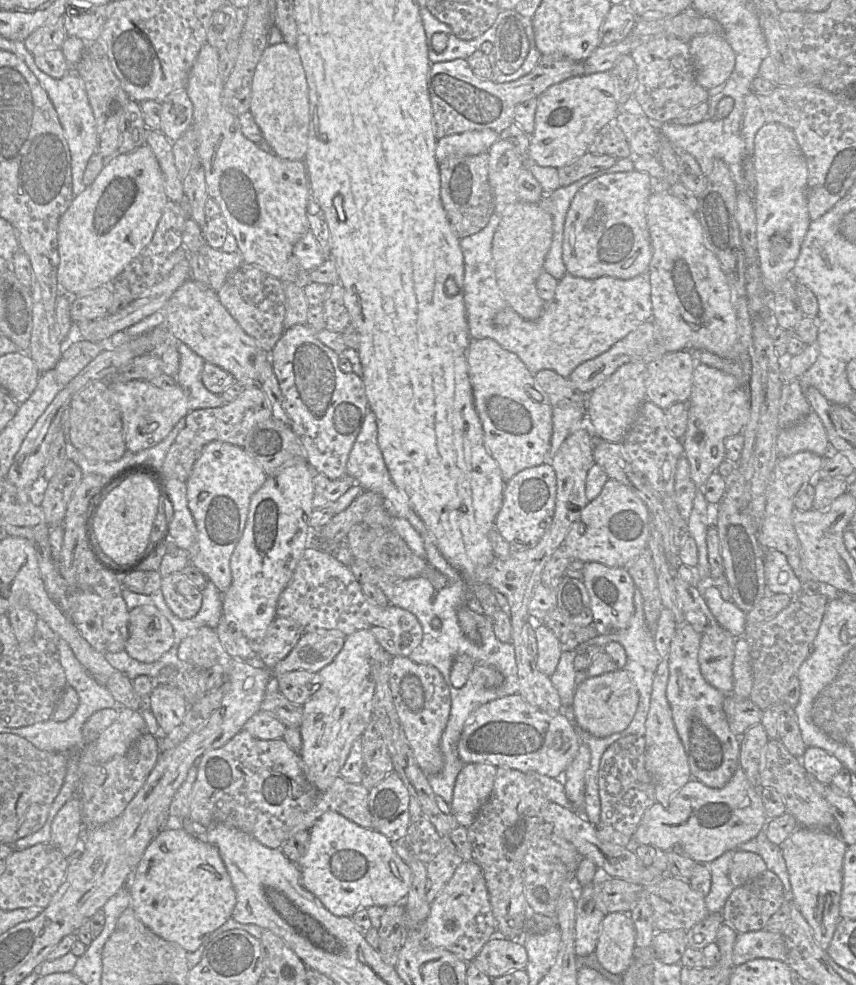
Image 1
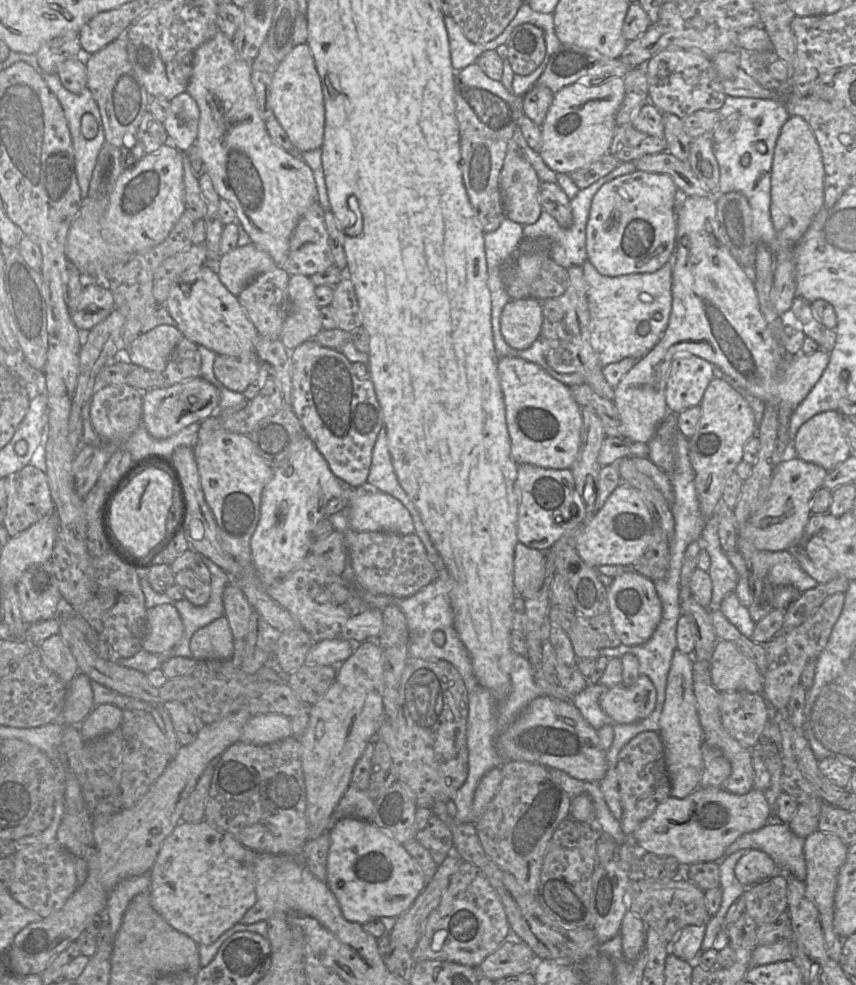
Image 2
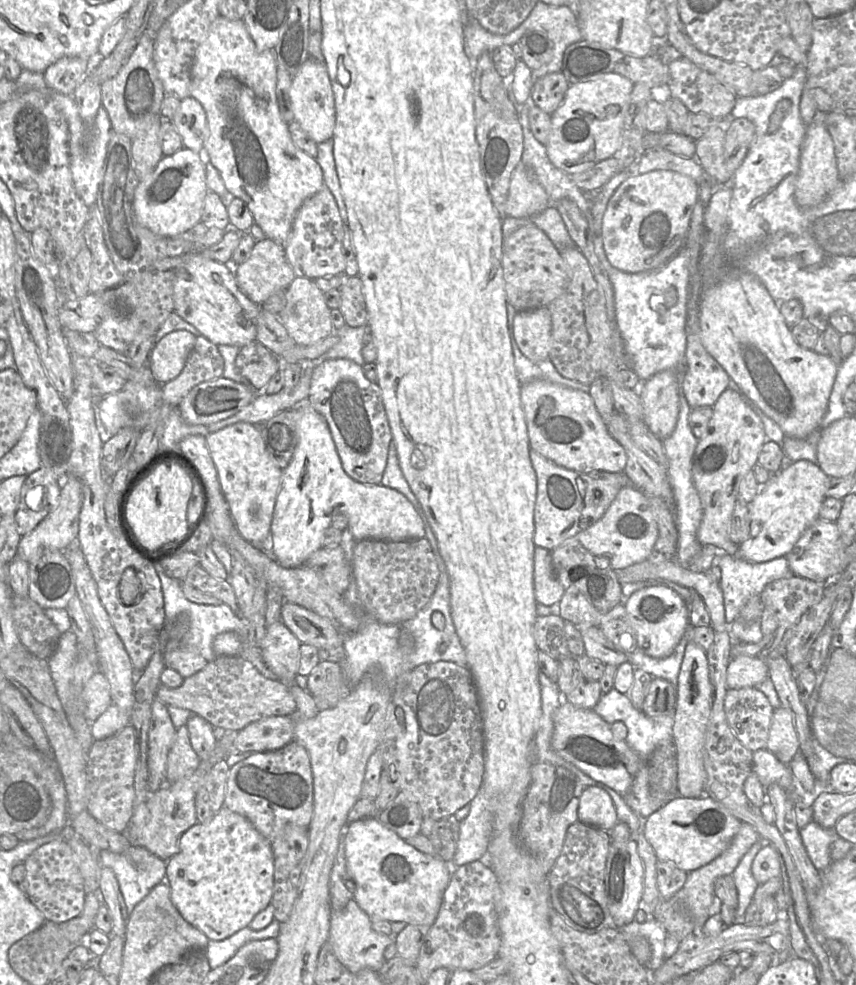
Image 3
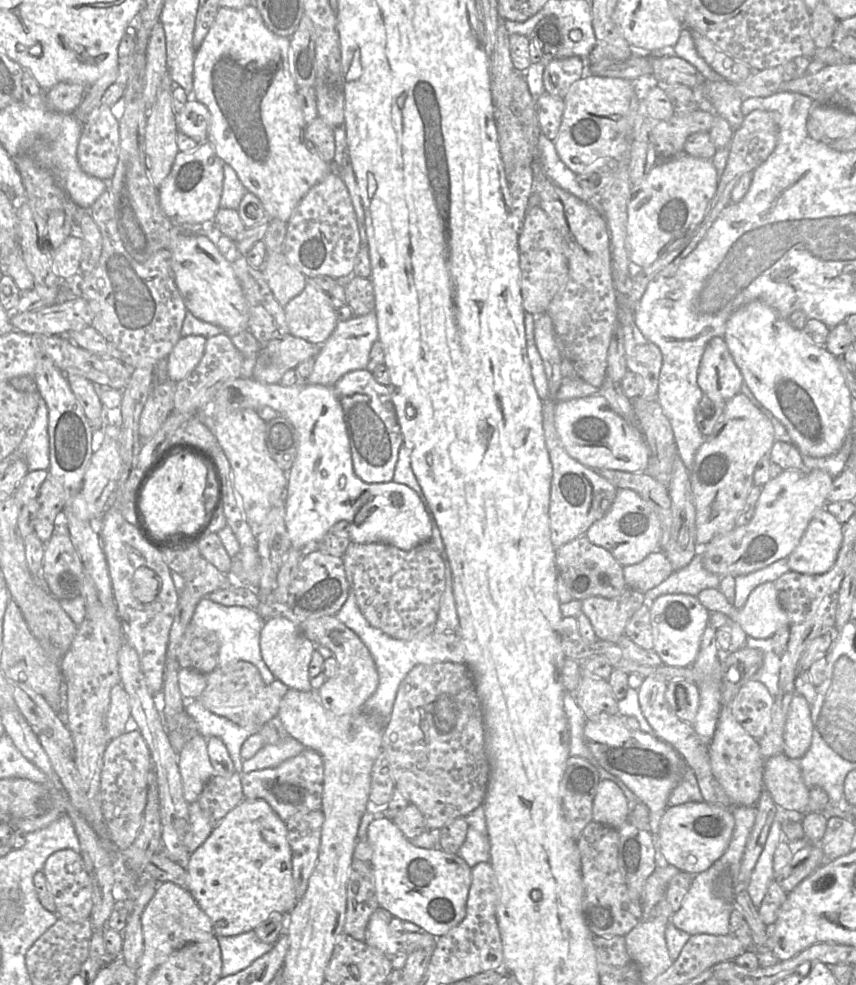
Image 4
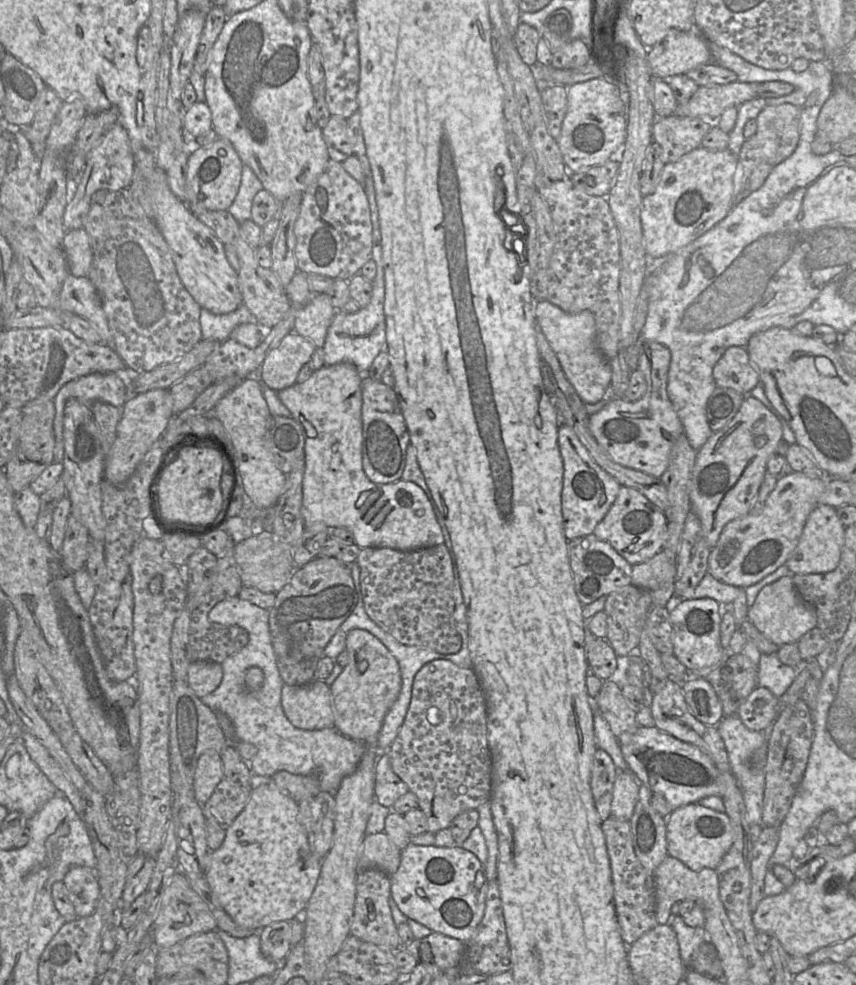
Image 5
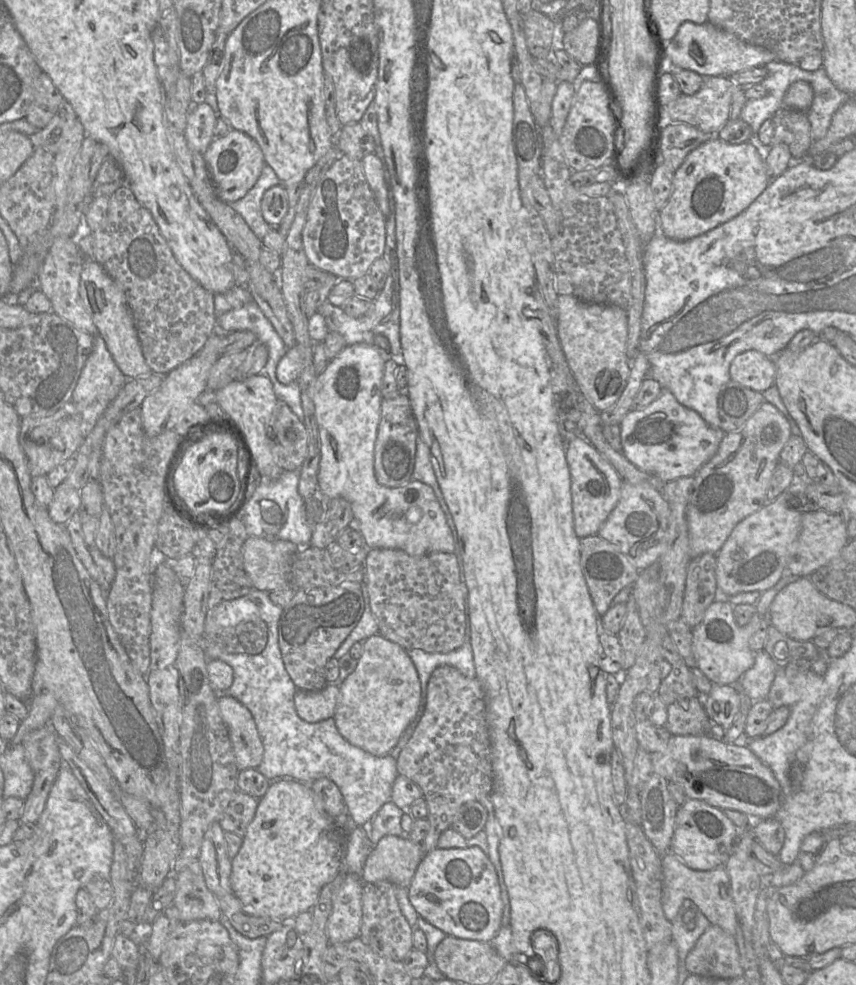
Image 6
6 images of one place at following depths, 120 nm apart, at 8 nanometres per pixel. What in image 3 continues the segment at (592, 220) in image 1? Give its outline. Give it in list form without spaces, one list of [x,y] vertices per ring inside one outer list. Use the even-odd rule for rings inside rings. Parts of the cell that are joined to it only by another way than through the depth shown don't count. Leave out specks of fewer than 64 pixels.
[[[653,170],[628,176],[608,200],[600,237],[610,265],[637,273],[661,267],[684,245],[691,215],[699,201],[699,184],[670,170]]]

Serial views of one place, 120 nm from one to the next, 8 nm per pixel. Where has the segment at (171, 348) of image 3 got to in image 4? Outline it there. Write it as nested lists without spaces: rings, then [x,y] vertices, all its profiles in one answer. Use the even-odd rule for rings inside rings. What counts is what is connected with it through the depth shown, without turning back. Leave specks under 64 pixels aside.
[[[182,336],[166,359],[167,378],[179,382],[188,377],[201,361],[207,338]]]

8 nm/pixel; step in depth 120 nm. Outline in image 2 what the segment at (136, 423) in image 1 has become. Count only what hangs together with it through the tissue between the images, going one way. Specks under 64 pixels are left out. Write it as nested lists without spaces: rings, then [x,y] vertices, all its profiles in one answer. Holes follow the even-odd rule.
[[[198,377],[176,385],[143,392],[142,424],[154,439],[166,439],[193,423],[218,416],[220,391],[212,383]]]

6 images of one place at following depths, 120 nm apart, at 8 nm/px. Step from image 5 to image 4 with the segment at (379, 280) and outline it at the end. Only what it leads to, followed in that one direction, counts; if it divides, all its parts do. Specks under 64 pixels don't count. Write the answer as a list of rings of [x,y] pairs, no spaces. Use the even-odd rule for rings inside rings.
[[[374,310],[363,316],[352,316],[346,321],[338,321],[332,334],[321,345],[311,374],[301,382],[333,387],[346,373],[366,369],[371,347],[377,340],[378,325]]]

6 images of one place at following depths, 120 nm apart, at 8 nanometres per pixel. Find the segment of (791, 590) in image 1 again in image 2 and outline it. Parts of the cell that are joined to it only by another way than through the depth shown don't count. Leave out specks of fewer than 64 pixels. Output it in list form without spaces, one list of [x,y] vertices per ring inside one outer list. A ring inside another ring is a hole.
[[[789,550],[762,551],[762,554],[773,586],[791,585],[803,592],[819,584],[800,568]]]

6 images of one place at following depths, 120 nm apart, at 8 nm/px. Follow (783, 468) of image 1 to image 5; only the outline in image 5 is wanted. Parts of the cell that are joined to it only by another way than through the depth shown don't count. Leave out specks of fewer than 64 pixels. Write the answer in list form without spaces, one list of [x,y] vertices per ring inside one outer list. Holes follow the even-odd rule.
[[[792,471],[778,477],[775,488],[767,497],[762,510],[748,514],[727,523],[721,531],[717,544],[711,548],[708,558],[708,572],[717,580],[744,589],[749,587],[785,564],[795,550],[805,523],[811,511],[819,503],[827,481],[812,478],[803,473]]]

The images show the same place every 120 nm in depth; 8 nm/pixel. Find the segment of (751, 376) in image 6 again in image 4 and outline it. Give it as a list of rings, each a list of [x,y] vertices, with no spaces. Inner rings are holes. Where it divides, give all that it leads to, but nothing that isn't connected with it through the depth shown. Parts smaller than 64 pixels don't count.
[[[722,337],[711,339],[706,345],[699,365],[697,383],[705,395],[718,395],[725,400],[741,392],[743,375]]]

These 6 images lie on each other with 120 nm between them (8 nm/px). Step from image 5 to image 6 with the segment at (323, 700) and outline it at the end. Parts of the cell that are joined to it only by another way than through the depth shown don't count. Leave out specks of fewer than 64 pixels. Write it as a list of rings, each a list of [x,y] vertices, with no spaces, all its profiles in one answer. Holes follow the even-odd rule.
[[[327,683],[318,691],[297,690],[294,706],[297,715],[308,723],[318,723],[333,718],[339,697],[337,684]]]

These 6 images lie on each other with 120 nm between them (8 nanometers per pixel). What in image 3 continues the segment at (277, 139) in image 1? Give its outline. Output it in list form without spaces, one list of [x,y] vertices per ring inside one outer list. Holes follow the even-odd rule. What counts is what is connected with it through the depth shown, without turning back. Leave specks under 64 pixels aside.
[[[309,58],[293,77],[287,93],[294,122],[317,144],[332,138],[335,127],[335,100],[329,74],[324,62]]]

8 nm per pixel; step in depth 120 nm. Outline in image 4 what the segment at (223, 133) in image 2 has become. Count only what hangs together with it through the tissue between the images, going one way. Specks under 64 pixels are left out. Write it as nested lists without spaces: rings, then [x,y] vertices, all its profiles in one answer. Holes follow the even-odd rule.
[[[253,4],[242,9],[231,9],[219,7],[215,20],[209,29],[202,45],[195,51],[193,69],[193,90],[197,101],[203,103],[210,112],[209,130],[207,140],[210,142],[217,155],[230,165],[236,172],[239,180],[246,188],[247,192],[257,196],[270,219],[279,219],[287,222],[301,198],[311,187],[320,182],[330,171],[330,164],[322,159],[318,151],[309,144],[304,137],[306,122],[297,98],[297,86],[291,75],[288,63],[288,49],[290,45],[289,37],[282,37],[271,32],[263,22],[263,19]]]

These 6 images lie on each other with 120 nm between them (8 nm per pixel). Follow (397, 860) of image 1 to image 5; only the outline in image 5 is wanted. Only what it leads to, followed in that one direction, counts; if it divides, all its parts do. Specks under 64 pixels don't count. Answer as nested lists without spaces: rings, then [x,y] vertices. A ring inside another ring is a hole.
[[[391,812],[383,832],[400,849],[401,862],[398,870],[390,876],[391,898],[399,910],[409,919],[426,926],[432,932],[440,933],[467,942],[477,931],[485,910],[487,879],[484,865],[470,851],[463,847],[416,846],[410,843],[410,833],[403,816]]]

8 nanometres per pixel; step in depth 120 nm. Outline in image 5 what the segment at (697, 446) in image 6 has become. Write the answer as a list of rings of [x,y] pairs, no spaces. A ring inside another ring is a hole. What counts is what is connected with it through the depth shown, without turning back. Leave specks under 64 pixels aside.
[[[643,341],[637,370],[643,373],[648,385],[644,396],[635,402],[628,402],[623,398],[612,398],[602,409],[589,416],[589,426],[593,436],[614,462],[657,478],[660,478],[668,467],[674,441],[684,434],[681,420],[667,393],[670,360],[671,353],[667,347],[655,341]]]

